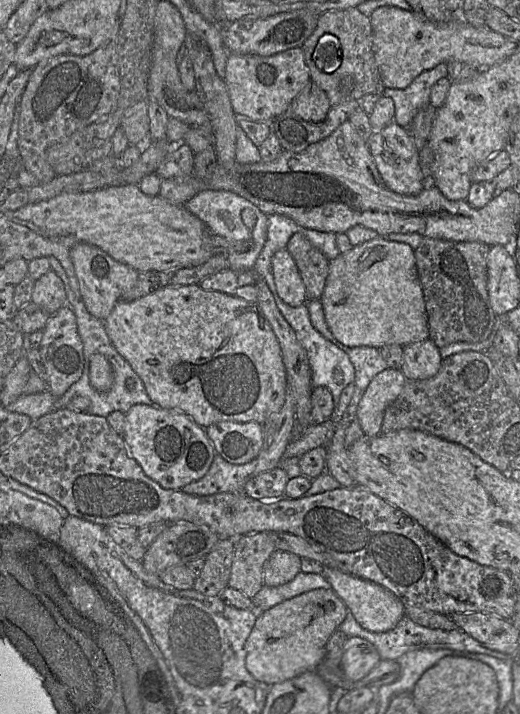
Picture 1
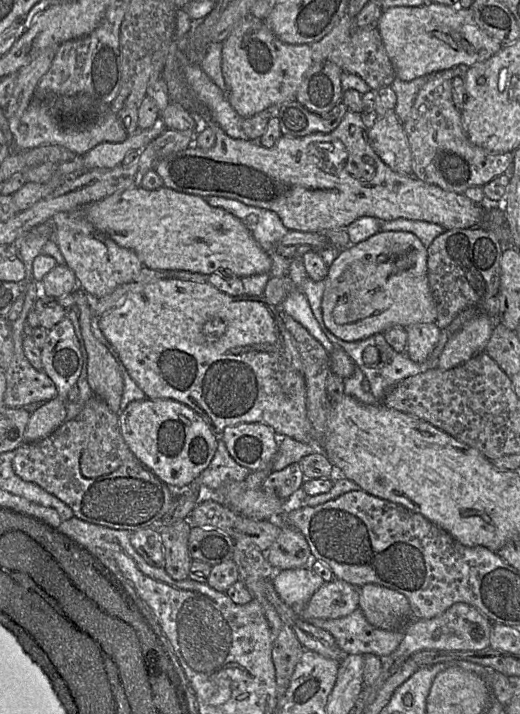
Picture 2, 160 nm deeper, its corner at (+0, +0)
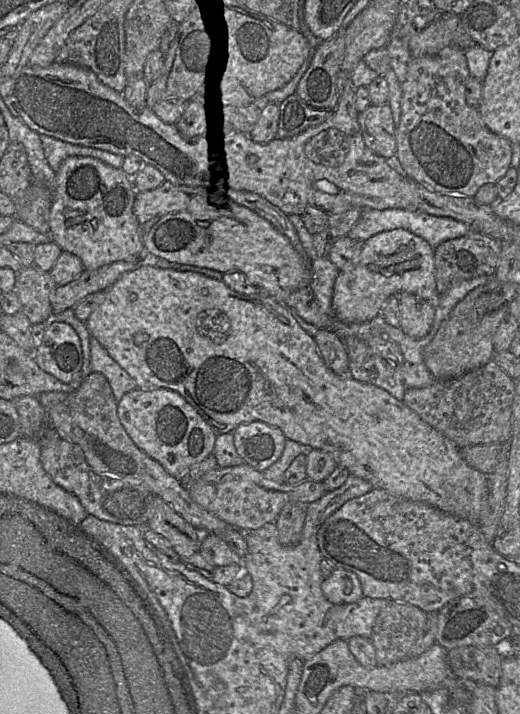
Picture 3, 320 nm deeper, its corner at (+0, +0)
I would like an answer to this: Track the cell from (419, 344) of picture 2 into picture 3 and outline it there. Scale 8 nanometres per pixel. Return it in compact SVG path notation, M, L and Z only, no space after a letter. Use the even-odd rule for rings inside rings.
M408 292L398 294L398 300L402 331L416 340L425 337L434 321L434 301L426 301Z

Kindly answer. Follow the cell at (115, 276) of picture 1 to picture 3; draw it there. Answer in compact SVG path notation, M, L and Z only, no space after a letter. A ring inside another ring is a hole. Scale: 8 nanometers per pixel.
M93 157L66 158L56 173L56 191L50 211L50 235L65 252L79 257L86 270L118 262L139 259L145 253L140 225L133 212L136 190L131 177Z

